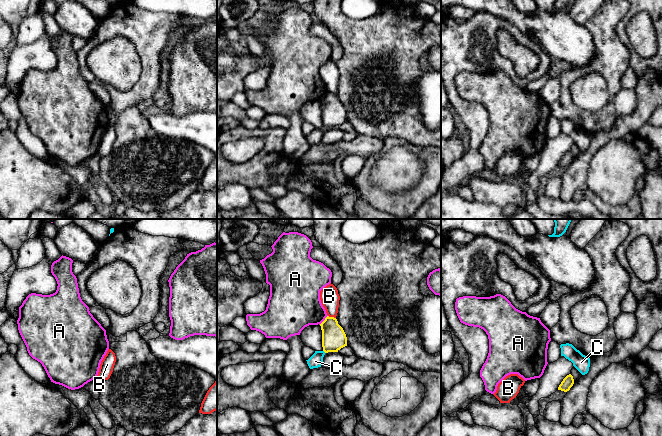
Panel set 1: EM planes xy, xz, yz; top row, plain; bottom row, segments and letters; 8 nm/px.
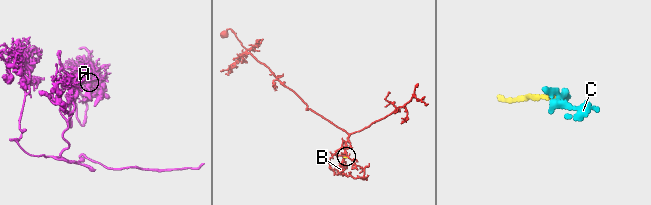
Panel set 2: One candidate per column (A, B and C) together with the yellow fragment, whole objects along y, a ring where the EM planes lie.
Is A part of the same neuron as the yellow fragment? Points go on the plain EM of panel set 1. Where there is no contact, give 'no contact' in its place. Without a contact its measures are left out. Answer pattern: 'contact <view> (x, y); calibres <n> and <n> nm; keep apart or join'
contact xz (324, 96); calibres 190 and 380 nm; keep apart

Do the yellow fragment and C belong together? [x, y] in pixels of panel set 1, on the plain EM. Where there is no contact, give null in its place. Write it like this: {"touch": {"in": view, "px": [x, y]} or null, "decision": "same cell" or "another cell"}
{"touch": {"in": "xz", "px": [324, 127]}, "decision": "another cell"}

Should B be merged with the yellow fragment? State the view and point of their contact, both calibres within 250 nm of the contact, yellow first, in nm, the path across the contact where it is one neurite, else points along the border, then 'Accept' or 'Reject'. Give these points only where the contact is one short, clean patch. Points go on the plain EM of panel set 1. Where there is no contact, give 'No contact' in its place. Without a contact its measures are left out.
Touches yellow at xz (332, 93). Thickness 190 nm (yellow) against 150 nm. Boundary: xz (328, 91), (335, 94). Reject

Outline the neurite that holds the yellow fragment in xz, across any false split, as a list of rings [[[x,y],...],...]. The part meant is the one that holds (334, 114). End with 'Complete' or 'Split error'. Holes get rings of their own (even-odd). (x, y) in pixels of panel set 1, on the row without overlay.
[[[327,92],[320,102],[322,123],[325,129],[338,128],[341,124],[347,122],[346,110],[336,94]]]. Complete

